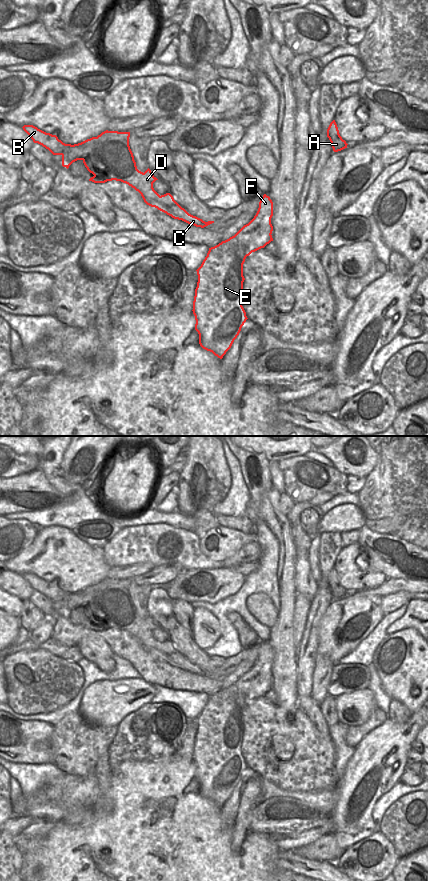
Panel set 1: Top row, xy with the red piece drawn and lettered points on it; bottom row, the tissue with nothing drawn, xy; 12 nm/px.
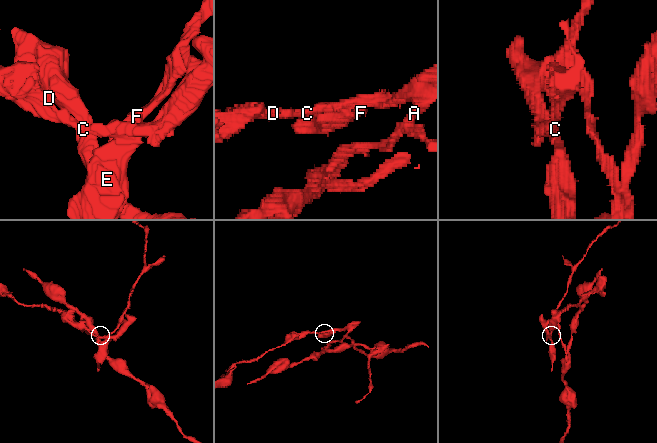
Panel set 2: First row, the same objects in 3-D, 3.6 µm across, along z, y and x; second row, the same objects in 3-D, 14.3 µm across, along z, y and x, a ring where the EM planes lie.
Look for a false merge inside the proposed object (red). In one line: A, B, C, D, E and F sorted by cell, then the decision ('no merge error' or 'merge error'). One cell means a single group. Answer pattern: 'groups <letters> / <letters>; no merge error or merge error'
groups A E F / B C D; merge error

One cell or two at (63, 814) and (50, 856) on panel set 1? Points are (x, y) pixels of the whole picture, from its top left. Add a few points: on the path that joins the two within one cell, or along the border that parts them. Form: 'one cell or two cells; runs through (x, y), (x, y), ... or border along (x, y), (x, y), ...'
one cell; runs through (63, 824), (63, 843), (60, 846)

